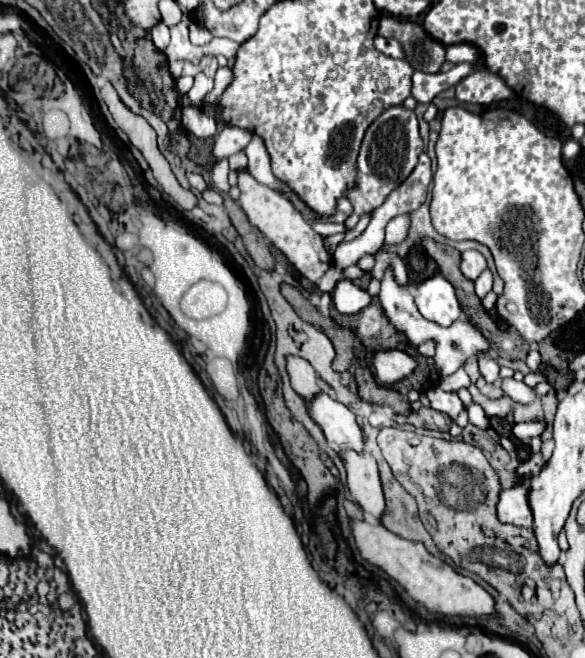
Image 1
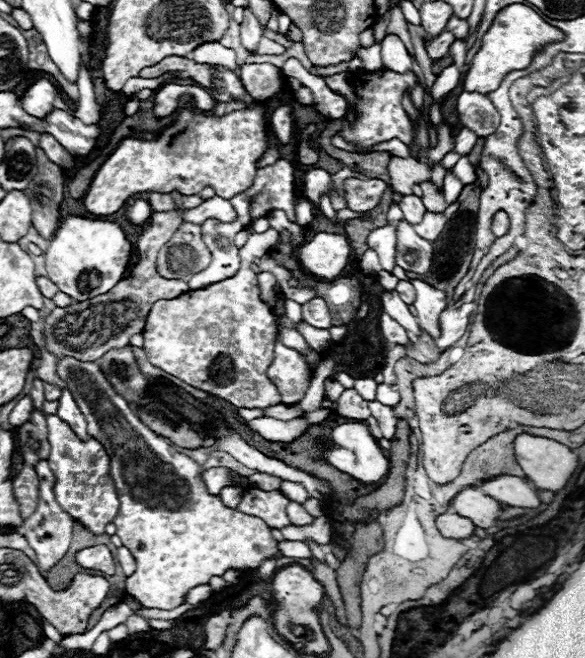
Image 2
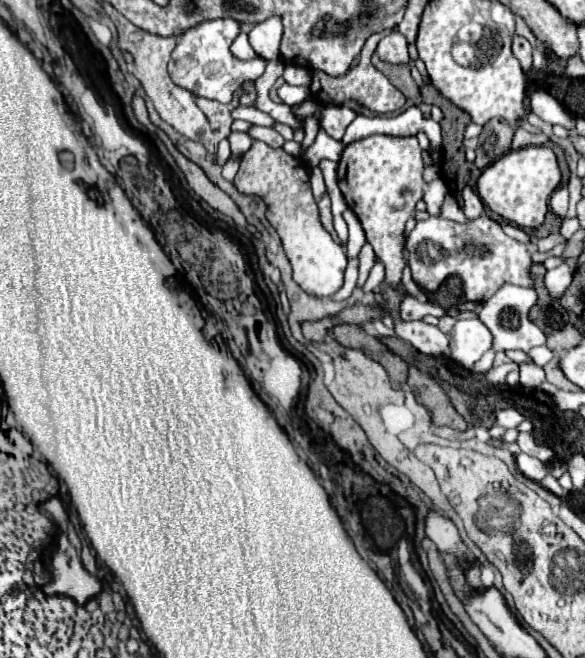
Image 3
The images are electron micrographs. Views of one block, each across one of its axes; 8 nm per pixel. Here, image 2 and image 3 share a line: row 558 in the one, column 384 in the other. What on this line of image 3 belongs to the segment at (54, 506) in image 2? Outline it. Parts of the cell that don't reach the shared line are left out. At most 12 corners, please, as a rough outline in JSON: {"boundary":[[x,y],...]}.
{"boundary":[[390,32],[376,54],[390,64],[410,62],[406,38]]}

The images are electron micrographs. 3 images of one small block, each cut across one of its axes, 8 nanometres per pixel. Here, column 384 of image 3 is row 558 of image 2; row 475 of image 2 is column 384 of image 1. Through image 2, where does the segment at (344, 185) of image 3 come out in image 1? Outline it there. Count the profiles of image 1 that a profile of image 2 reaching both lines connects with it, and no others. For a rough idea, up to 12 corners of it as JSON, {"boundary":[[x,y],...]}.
{"boundary":[[414,110],[370,124],[348,192],[350,232],[408,178],[424,144]]}

